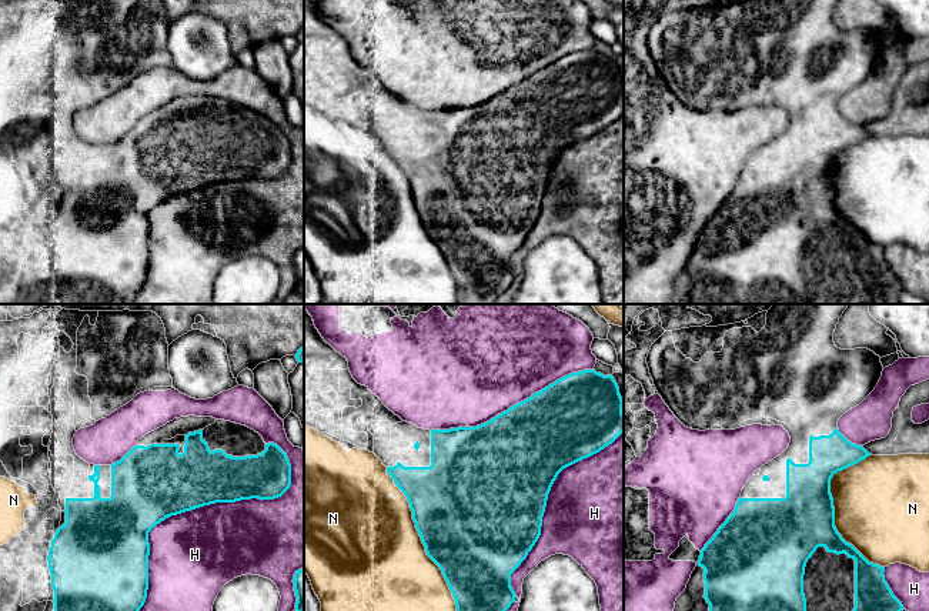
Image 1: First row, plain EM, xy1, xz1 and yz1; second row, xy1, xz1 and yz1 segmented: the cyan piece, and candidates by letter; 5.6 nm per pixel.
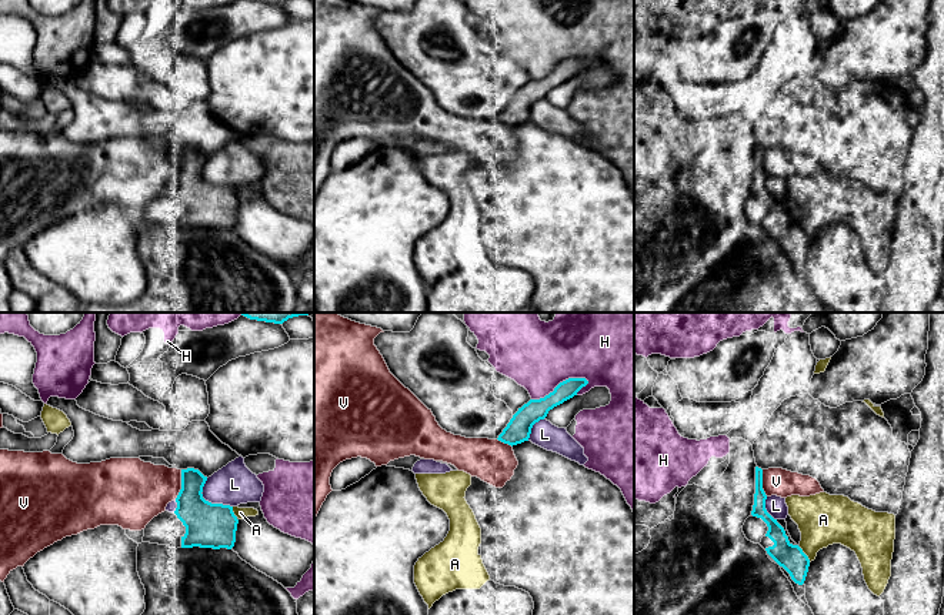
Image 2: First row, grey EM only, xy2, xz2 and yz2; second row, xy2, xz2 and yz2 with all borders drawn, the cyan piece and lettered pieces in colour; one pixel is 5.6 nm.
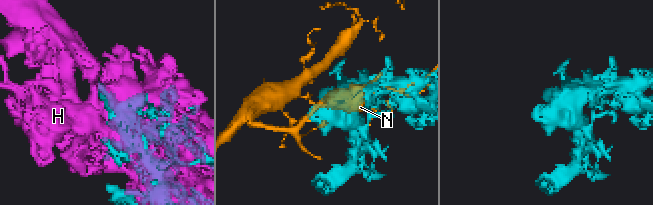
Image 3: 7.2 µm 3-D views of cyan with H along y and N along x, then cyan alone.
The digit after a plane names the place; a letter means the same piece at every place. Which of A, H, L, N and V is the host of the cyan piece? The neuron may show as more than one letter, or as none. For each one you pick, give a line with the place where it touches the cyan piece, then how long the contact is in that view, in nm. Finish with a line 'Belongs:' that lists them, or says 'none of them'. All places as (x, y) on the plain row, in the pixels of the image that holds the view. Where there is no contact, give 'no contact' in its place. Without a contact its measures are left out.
Belongs: none of them

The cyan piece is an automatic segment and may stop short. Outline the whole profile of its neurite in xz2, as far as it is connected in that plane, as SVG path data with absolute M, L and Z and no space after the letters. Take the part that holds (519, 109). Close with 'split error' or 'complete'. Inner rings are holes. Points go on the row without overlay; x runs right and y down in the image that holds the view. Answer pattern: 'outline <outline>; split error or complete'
outline M568 59L560 63L554 71L544 78L530 80L518 88L497 120L511 127L528 121L536 103L544 100L554 87L577 76L587 64L588 61L586 59Z; complete

